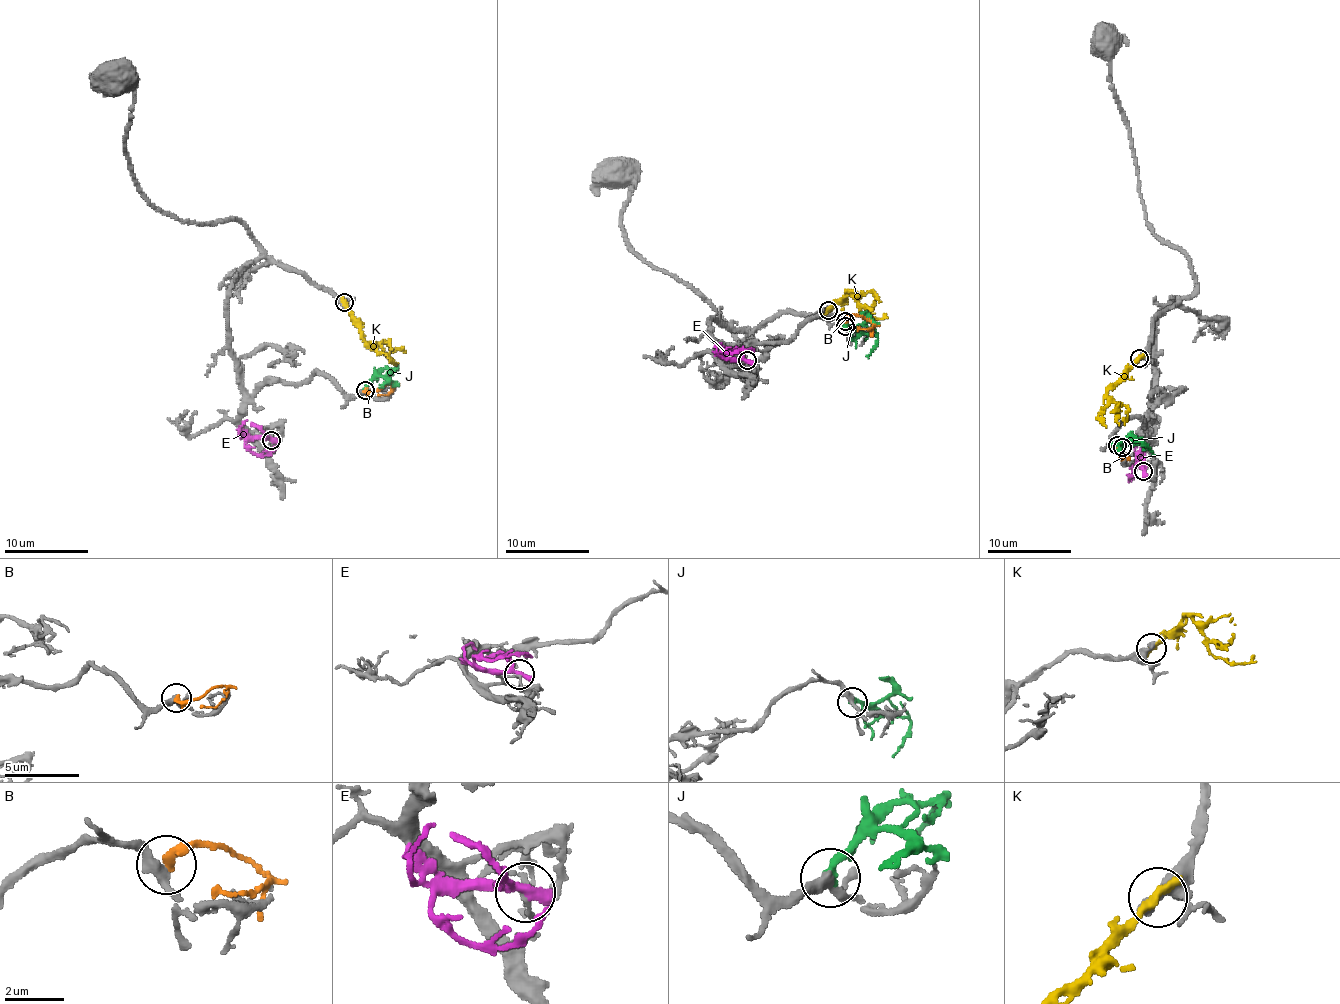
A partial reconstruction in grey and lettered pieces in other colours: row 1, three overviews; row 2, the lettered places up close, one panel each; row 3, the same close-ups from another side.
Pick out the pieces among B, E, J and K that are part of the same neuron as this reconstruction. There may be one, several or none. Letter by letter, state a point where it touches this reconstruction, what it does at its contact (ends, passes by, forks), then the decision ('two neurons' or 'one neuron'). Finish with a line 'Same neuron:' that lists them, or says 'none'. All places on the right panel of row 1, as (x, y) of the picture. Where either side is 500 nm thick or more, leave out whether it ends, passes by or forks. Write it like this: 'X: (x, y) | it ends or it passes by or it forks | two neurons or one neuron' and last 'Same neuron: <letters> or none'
B: (1117, 445) | it ends | two neurons
E: (1143, 471) | it passes by | two neurons
J: (1122, 447) | it ends | one neuron
K: (1139, 358) | it ends | two neurons
Same neuron: J

